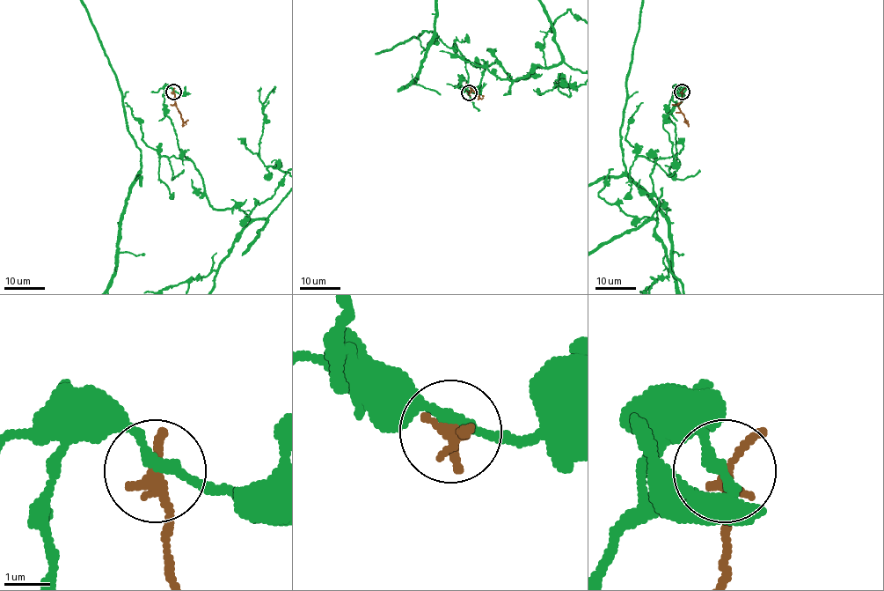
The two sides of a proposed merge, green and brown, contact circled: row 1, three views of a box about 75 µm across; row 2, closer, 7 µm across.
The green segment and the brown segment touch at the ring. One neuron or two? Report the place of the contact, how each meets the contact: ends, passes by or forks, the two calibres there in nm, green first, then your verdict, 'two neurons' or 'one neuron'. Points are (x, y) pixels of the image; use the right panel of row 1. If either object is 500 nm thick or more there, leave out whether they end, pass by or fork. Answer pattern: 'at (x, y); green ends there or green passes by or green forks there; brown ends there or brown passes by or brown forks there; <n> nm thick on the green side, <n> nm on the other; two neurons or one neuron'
at (682, 92); green passes by; brown ends there; 240 nm thick on the green side, 340 nm on the other; two neurons

